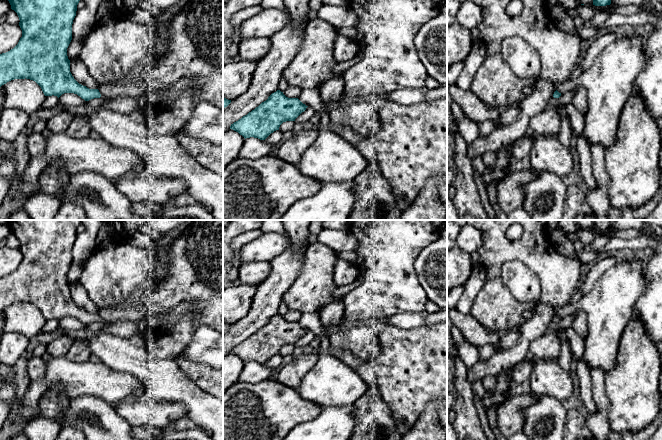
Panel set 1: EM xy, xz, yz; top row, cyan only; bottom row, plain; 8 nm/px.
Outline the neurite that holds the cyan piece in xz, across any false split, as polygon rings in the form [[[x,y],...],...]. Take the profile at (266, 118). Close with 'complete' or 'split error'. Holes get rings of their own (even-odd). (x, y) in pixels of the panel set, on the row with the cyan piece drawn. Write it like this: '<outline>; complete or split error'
[[[277,90],[254,110],[231,124],[230,129],[245,139],[254,137],[265,140],[271,133],[279,130],[283,122],[295,121],[307,107],[298,98],[288,98]]]; complete

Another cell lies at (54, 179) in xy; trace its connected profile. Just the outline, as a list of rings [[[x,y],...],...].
[[[60,159],[52,160],[39,178],[41,191],[45,194],[57,196],[68,184],[69,176],[65,172],[63,162]]]

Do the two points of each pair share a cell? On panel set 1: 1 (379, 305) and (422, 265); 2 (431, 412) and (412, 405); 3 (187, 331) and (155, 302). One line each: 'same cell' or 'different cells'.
1: different cells
2: different cells
3: same cell

